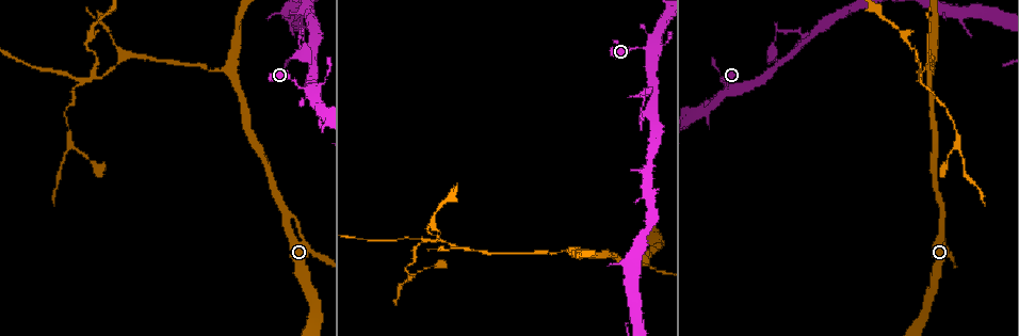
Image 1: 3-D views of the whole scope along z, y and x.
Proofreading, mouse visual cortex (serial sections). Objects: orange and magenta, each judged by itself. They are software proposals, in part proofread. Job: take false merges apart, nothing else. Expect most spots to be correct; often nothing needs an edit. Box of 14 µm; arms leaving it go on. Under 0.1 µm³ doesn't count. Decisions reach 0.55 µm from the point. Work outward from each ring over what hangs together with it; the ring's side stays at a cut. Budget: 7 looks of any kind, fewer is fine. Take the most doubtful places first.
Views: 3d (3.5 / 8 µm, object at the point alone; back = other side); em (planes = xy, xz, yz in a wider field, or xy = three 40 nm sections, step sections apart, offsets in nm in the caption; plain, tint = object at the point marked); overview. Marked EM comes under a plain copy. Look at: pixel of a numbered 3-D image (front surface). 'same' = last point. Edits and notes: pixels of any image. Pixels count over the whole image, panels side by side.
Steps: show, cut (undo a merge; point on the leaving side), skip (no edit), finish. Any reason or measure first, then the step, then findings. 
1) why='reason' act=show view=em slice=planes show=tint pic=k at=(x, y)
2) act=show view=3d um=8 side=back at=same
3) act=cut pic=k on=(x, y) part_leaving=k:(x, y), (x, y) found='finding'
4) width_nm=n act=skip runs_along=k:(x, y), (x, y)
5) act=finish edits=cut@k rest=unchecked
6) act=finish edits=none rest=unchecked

why='sharp bend' act=show view=3d um=3.5 pic=1 at=(301, 37)

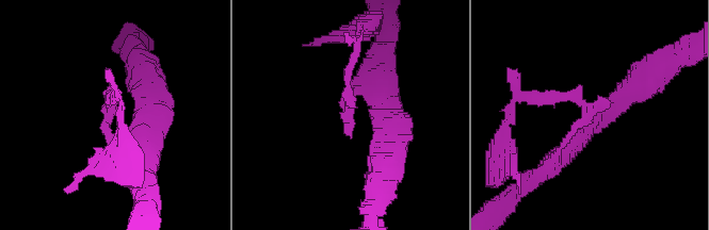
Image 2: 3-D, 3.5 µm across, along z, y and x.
arm_widths_nm=100,250 act=show view=em slice=xy step=5 show=tint pic=2 at=(110, 111)

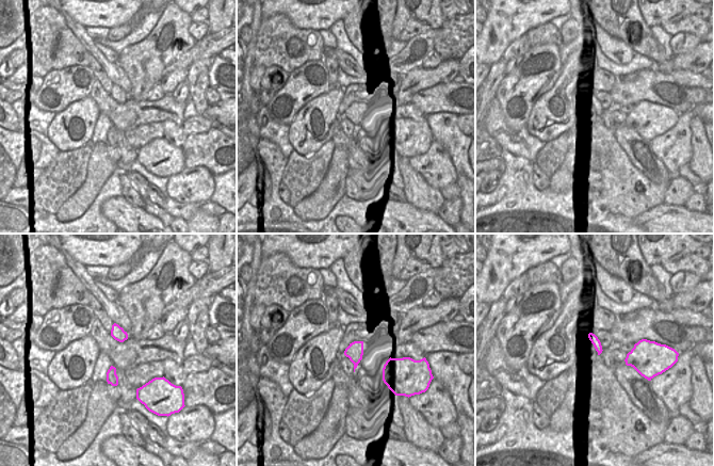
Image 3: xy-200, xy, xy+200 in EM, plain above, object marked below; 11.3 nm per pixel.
why='cut it another way' act=show view=em slice=xy step=3 show=tint at=same

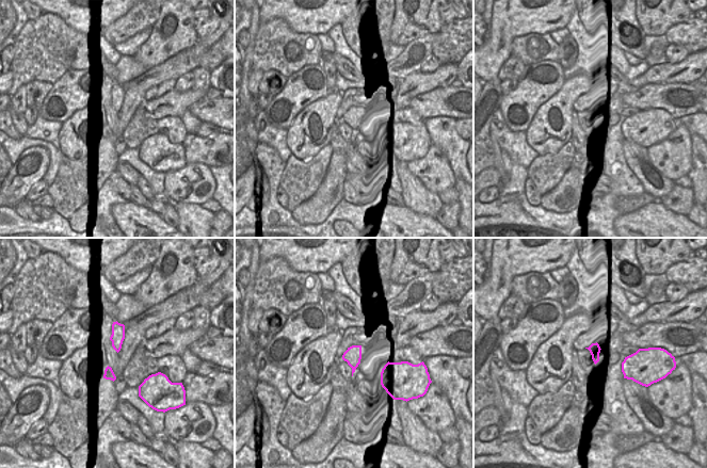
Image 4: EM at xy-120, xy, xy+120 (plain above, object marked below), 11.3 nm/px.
act=cut pic=2 on=(111, 88) part_leaving=2:(106, 129), (110, 96), (119, 99) found='a second cell is stuck on'

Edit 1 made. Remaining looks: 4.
why='arms part here' act=show view=3d um=3.5 pic=1 at=(232, 75)

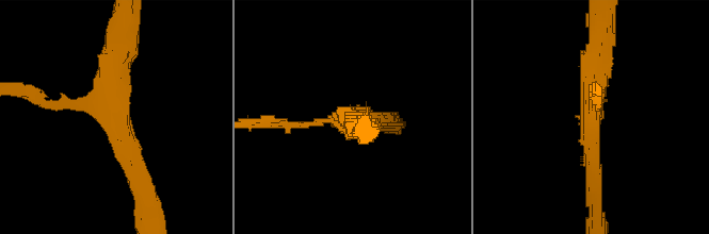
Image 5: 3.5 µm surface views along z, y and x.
arms=3 arm_widths_nm=100,250,350 act=show view=em slice=xy step=5 show=tint pic=5 at=(110, 118)

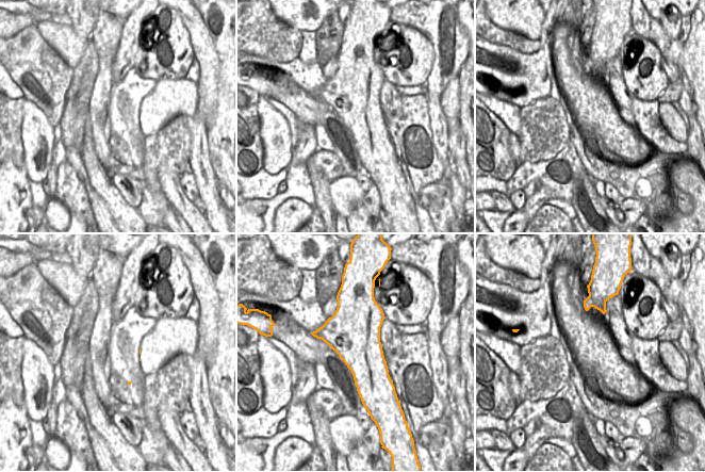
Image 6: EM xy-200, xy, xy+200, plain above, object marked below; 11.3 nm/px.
act=skip runs_along=5:(142, 178), (96, 102), (44, 102) found='all the same cell'

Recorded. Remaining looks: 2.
why='four arms meet' act=show view=3d um=3.5 pic=1 at=(96, 78)

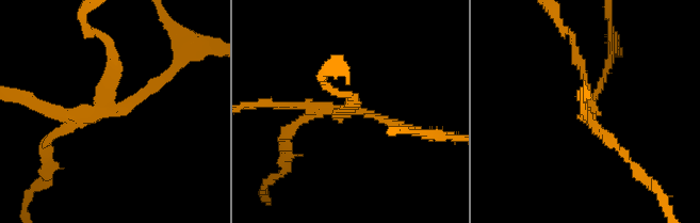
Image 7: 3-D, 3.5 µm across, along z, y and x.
why='now the EM' act=show view=em slice=xy step=2 show=tint pic=7 at=(344, 110)

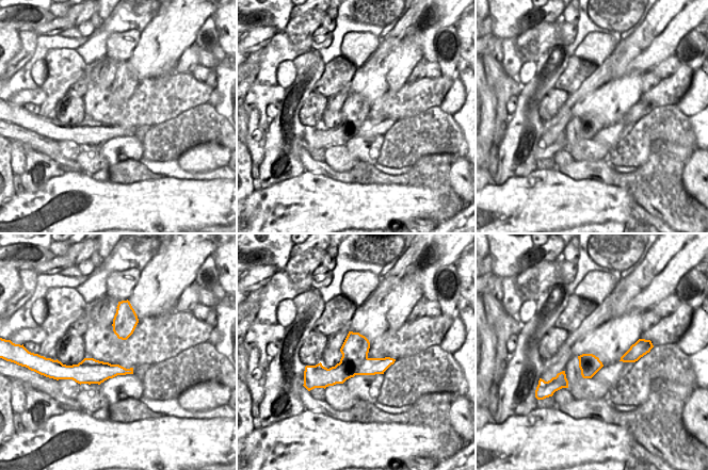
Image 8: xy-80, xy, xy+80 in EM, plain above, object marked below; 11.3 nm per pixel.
arms=4 arm_widths_nm=150,150,150,150 act=cut pic=7 on=(582, 67) border=8:(339, 362), (346, 367), (347, 378) found='two cells meet here'

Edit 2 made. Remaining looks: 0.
act=finish edits=cut@2,cut@7 rest=unchecked

